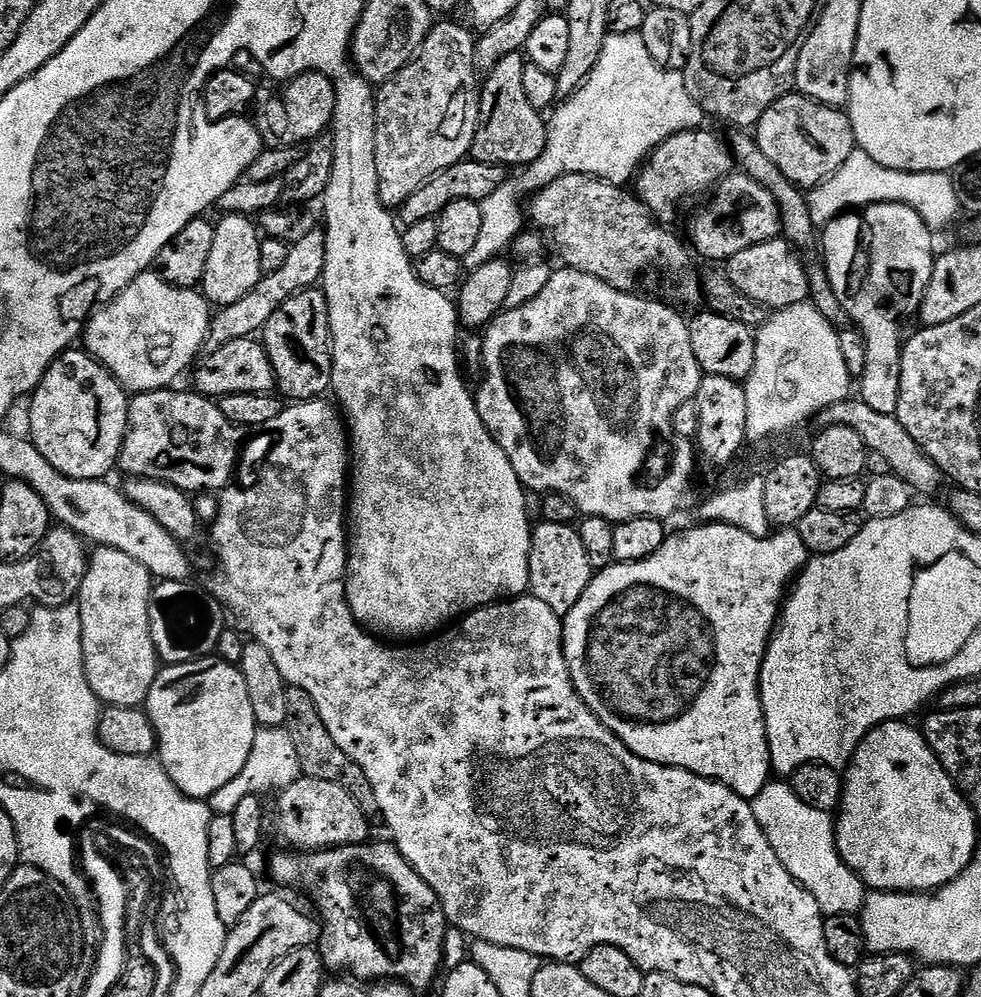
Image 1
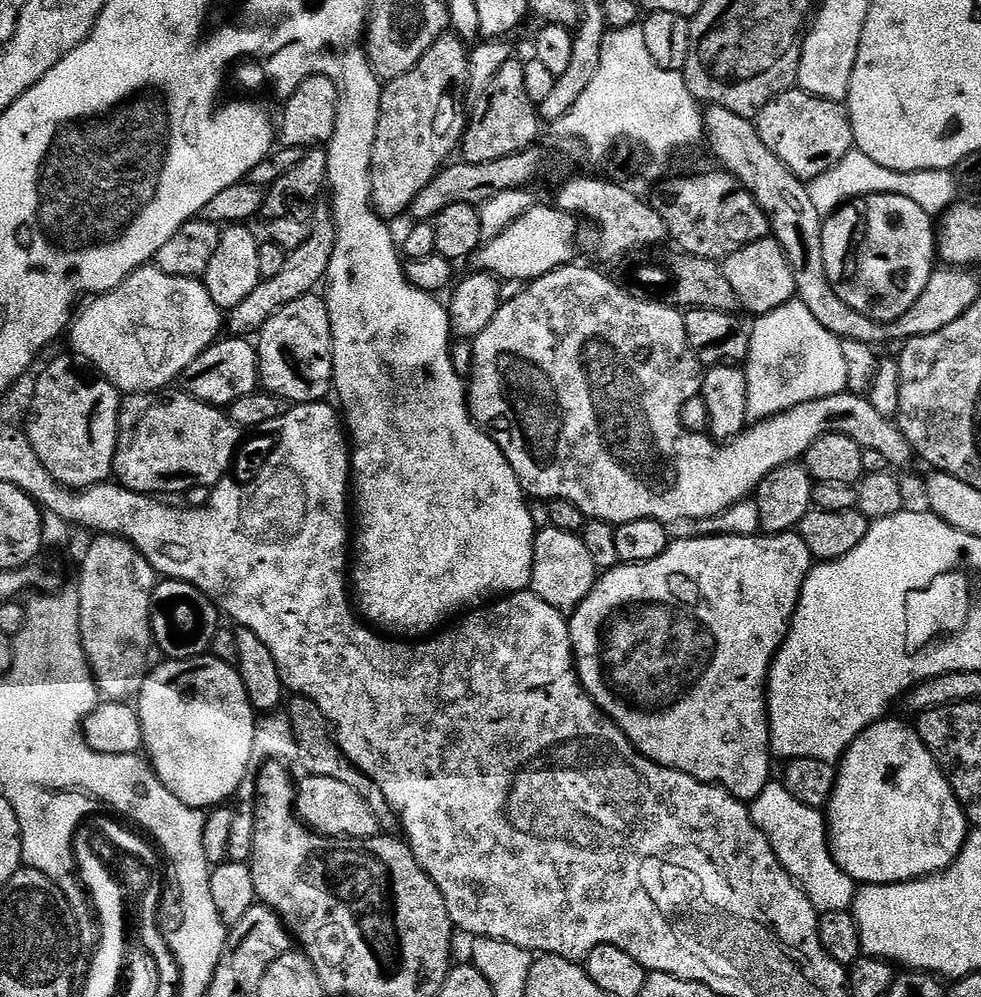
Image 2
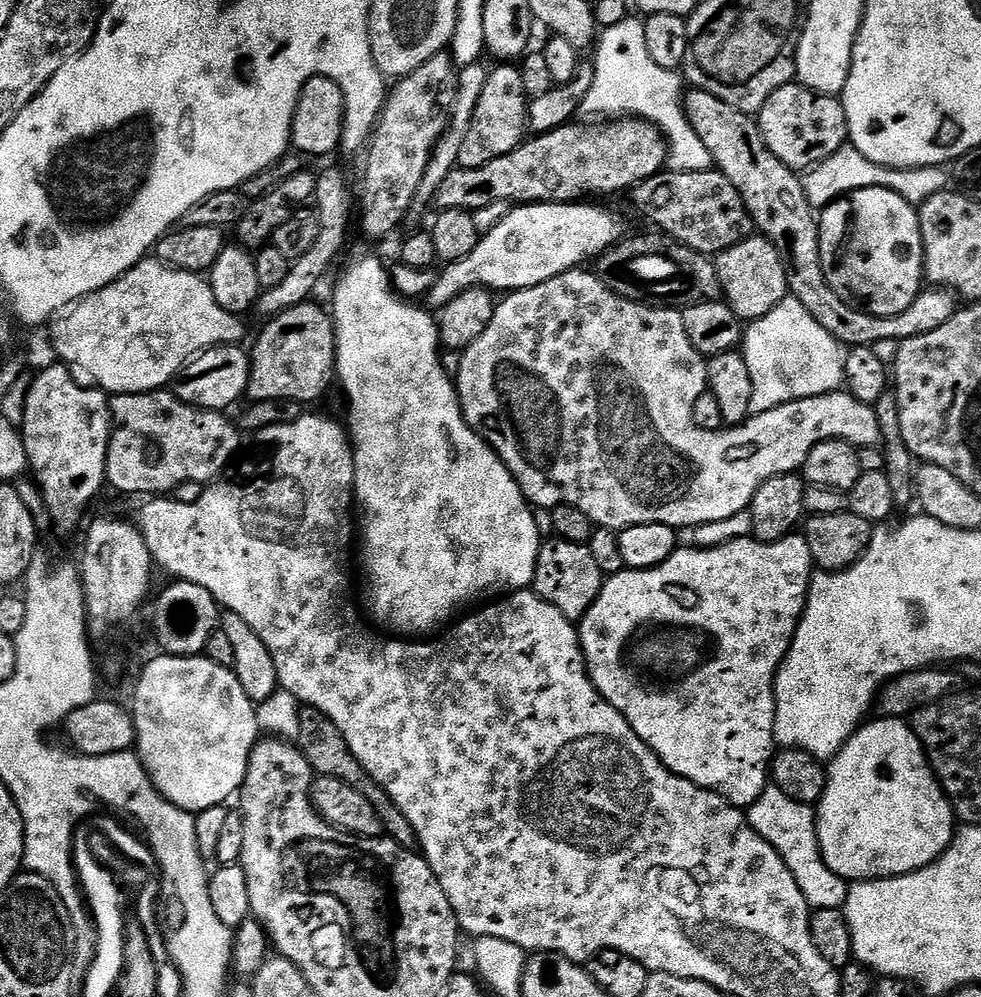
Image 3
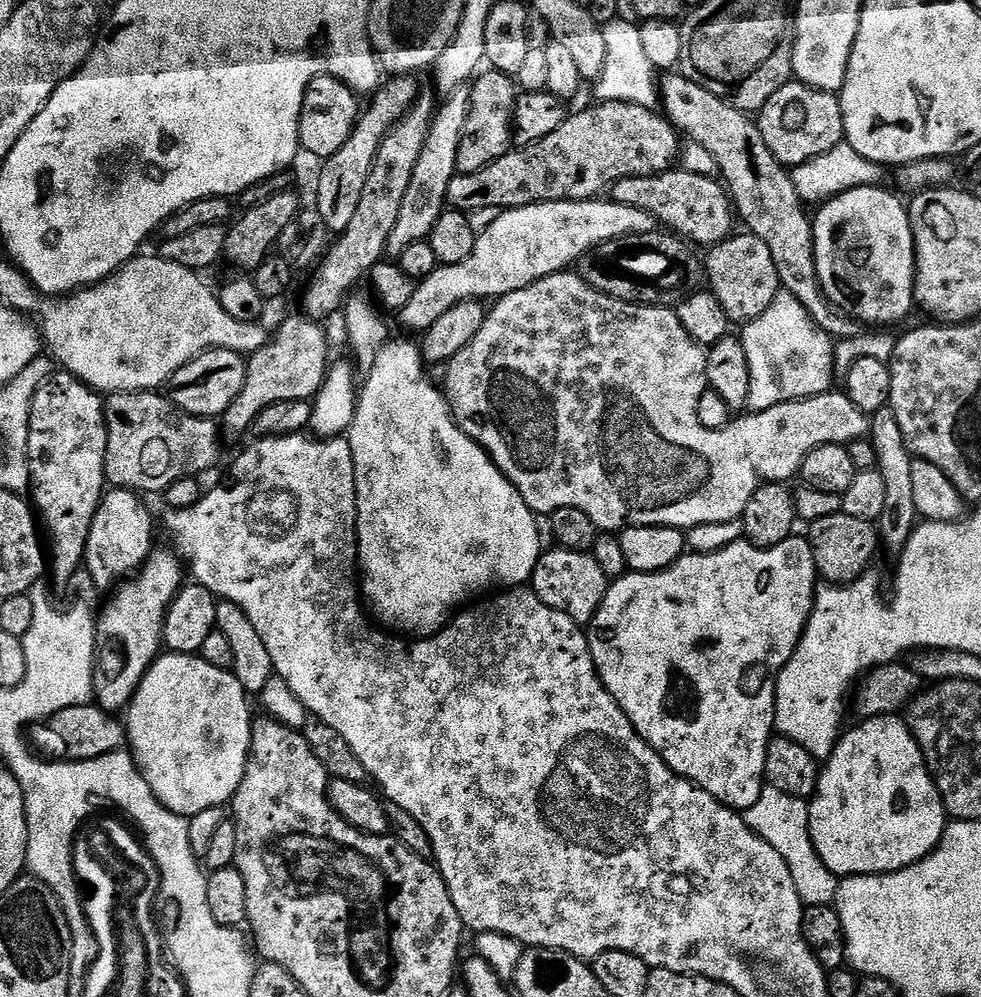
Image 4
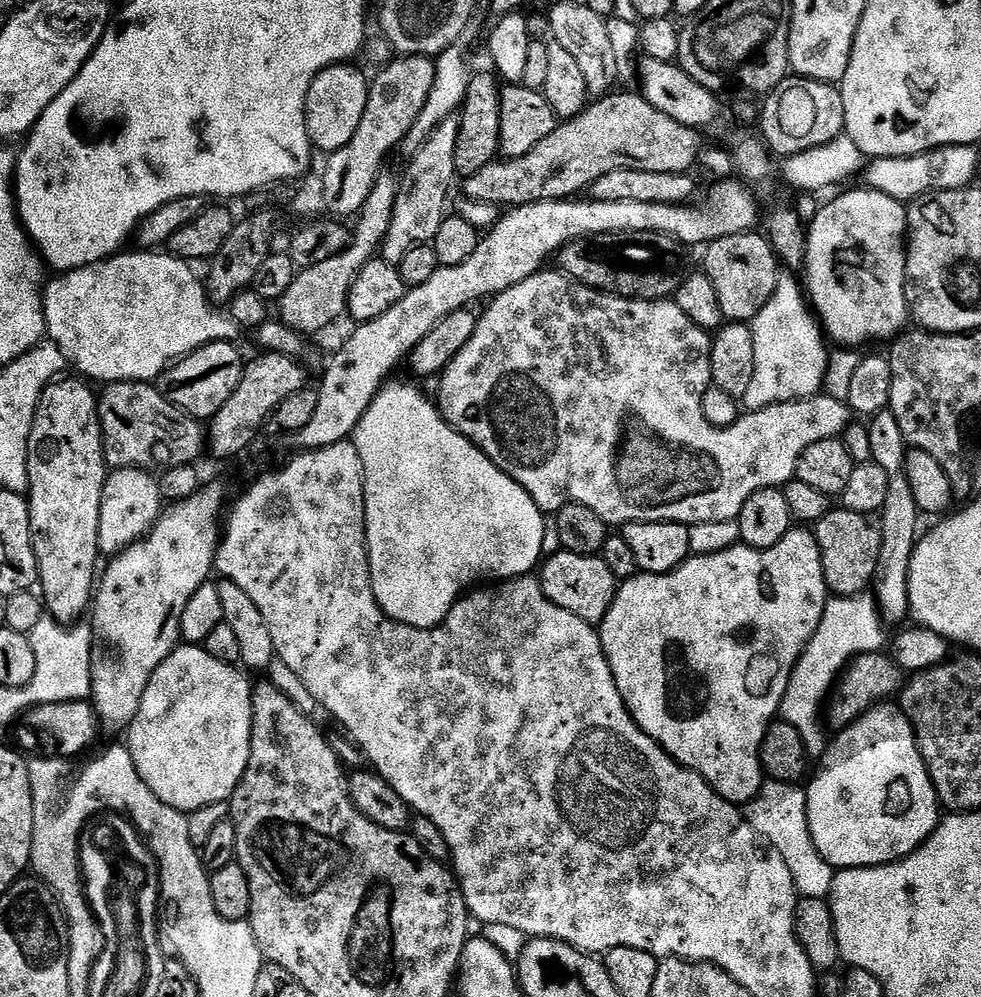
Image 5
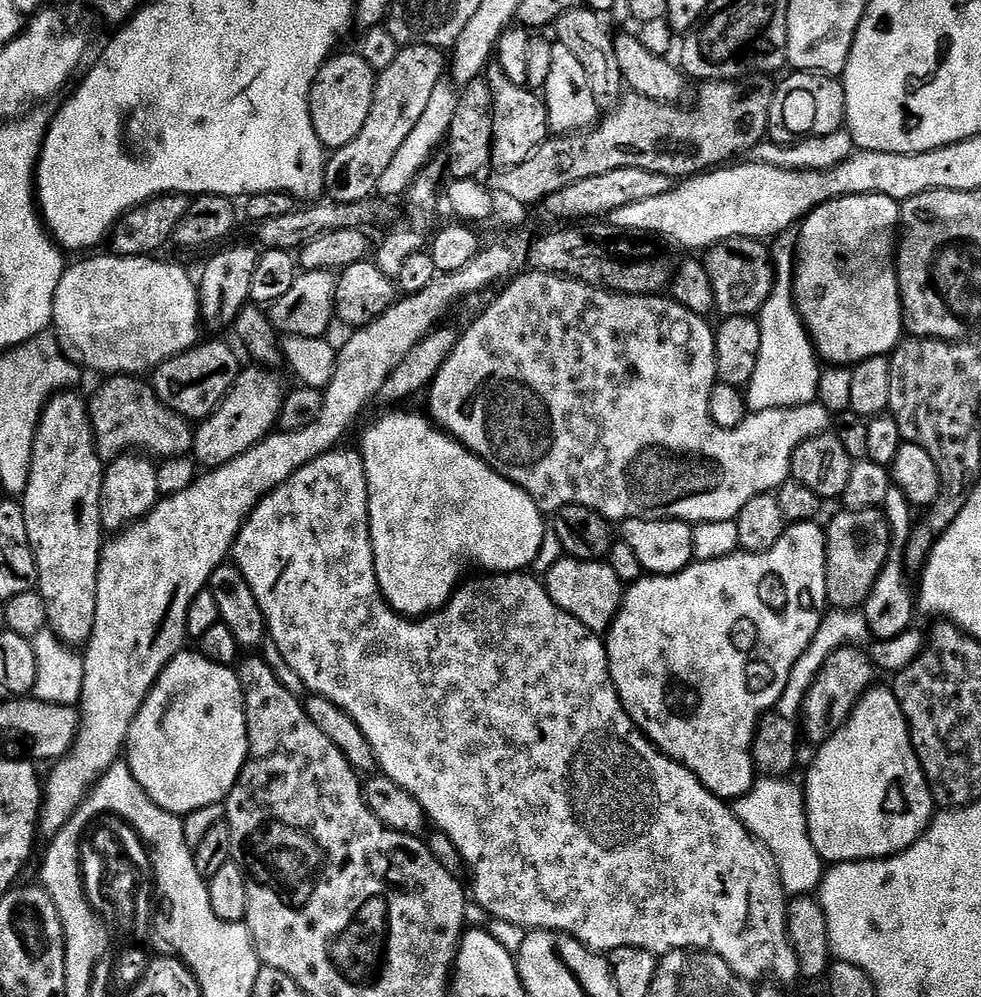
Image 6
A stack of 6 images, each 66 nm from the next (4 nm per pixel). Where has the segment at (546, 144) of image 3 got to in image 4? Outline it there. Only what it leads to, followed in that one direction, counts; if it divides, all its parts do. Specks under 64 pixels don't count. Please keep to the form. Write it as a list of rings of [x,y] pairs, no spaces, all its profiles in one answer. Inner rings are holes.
[[[605,100],[593,105],[593,108],[582,109],[577,116],[569,115],[554,134],[546,134],[546,138],[527,147],[510,150],[502,158],[490,162],[490,166],[474,170],[474,174],[457,172],[449,184],[447,203],[455,211],[467,214],[483,208],[507,210],[559,200],[590,200],[599,197],[603,188],[604,191],[611,189],[622,178],[655,176],[658,172],[669,171],[675,160],[677,163],[681,137],[659,111],[621,100]]]

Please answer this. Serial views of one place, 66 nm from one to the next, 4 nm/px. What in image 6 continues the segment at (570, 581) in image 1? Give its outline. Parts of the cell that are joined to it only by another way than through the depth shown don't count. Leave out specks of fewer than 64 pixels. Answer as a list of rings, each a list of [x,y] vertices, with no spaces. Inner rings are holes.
[[[561,558],[550,570],[543,573],[542,583],[548,589],[550,598],[566,614],[578,618],[582,626],[586,626],[597,634],[607,633],[612,627],[614,618],[620,612],[620,603],[624,600],[626,586],[610,570],[604,560],[573,560]]]

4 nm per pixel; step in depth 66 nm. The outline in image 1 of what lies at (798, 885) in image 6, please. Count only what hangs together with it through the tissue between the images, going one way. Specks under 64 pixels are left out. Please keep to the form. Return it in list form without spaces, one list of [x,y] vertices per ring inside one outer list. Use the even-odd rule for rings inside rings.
[[[769,782],[750,803],[758,826],[762,826],[762,834],[766,834],[770,846],[774,846],[774,854],[778,854],[778,862],[782,862],[797,884],[818,902],[825,917],[857,915],[864,907],[866,885],[854,869],[846,866],[836,848],[833,817],[822,810],[814,810],[814,806],[806,806],[788,782]]]

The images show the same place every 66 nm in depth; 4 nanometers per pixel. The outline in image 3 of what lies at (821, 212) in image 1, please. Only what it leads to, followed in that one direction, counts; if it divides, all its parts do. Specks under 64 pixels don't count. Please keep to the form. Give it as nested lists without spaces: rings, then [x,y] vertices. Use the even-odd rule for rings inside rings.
[[[845,146],[837,150],[830,158],[823,160],[803,173],[802,183],[804,193],[810,202],[810,206],[817,210],[823,210],[836,200],[857,192],[863,188],[889,188],[894,190],[902,198],[906,198],[914,205],[921,205],[934,194],[945,191],[950,184],[950,176],[943,167],[918,168],[915,170],[901,170],[899,168],[887,168],[881,164],[870,162],[857,148]]]

